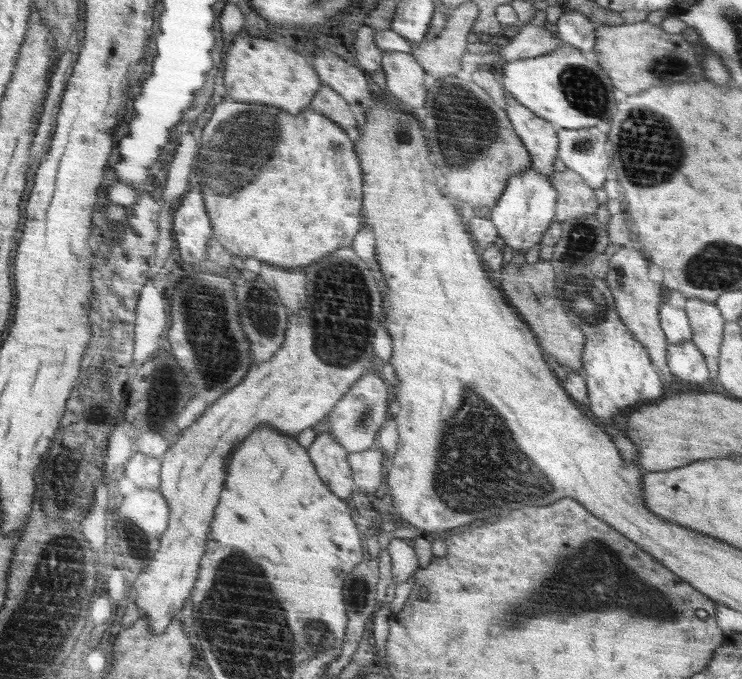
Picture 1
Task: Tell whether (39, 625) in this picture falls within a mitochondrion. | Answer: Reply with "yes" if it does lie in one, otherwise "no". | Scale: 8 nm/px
yes

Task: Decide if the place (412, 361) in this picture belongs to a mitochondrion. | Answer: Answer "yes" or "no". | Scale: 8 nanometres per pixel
no

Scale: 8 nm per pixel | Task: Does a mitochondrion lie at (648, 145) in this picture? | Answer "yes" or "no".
yes

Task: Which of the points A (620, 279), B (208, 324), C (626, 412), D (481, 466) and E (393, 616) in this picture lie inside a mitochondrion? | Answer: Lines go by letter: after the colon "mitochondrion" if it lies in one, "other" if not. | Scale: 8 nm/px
A: mitochondrion
B: mitochondrion
C: other
D: mitochondrion
E: other

